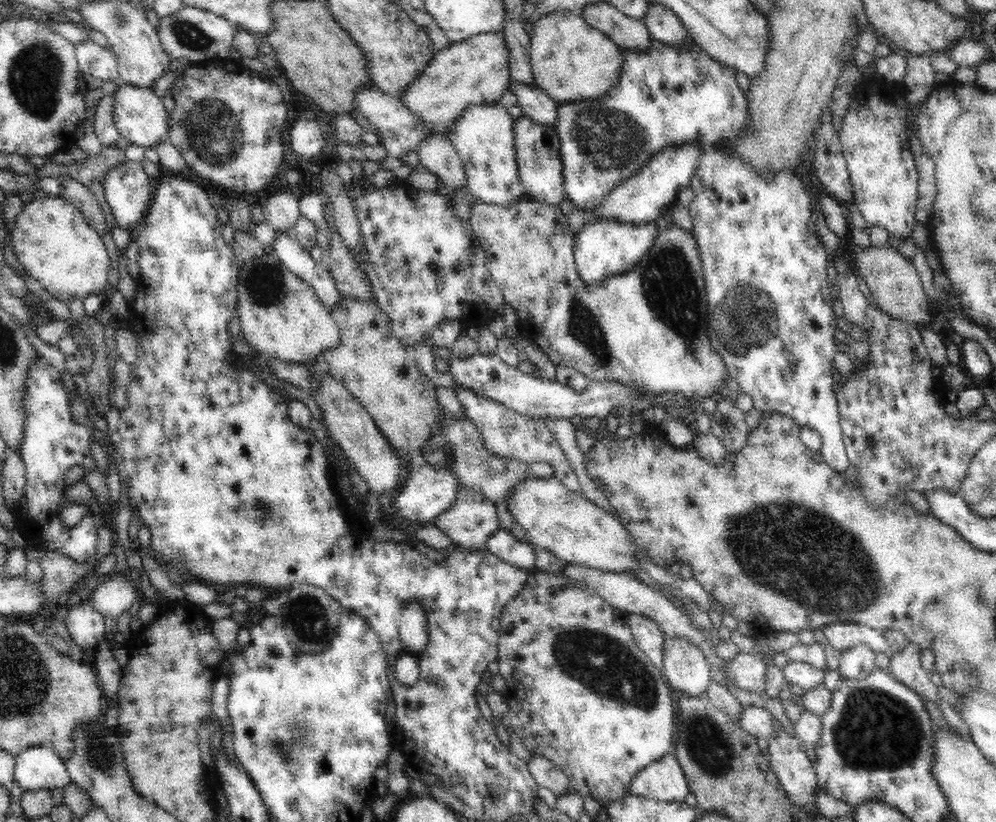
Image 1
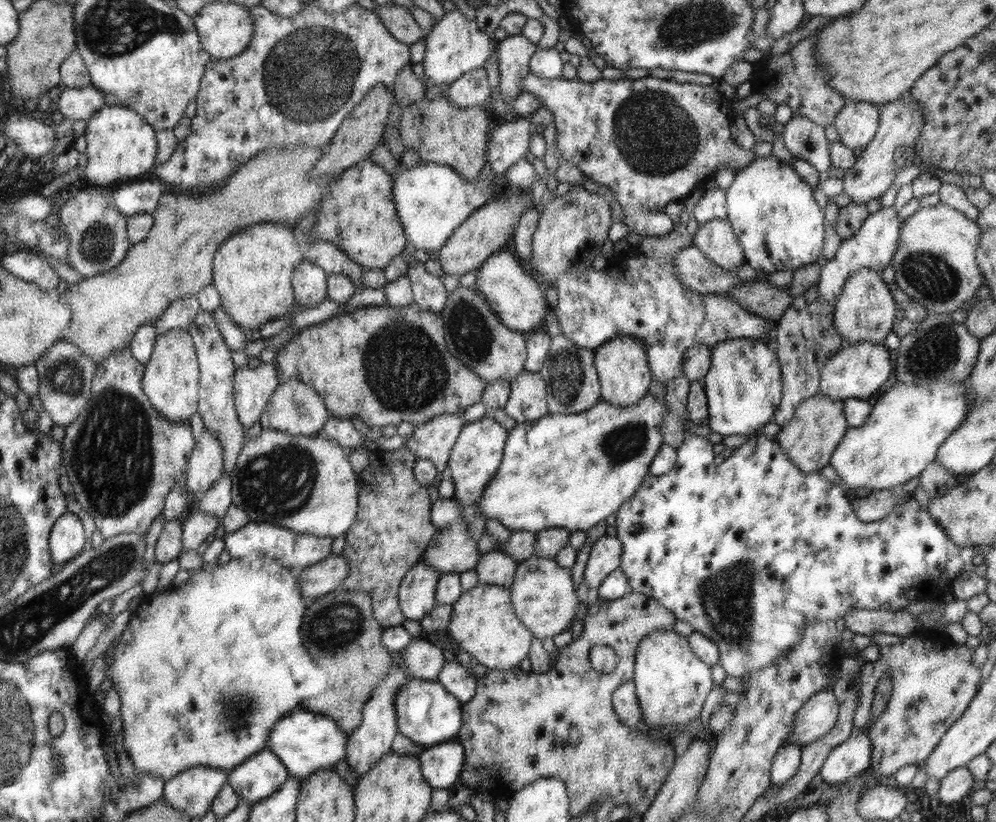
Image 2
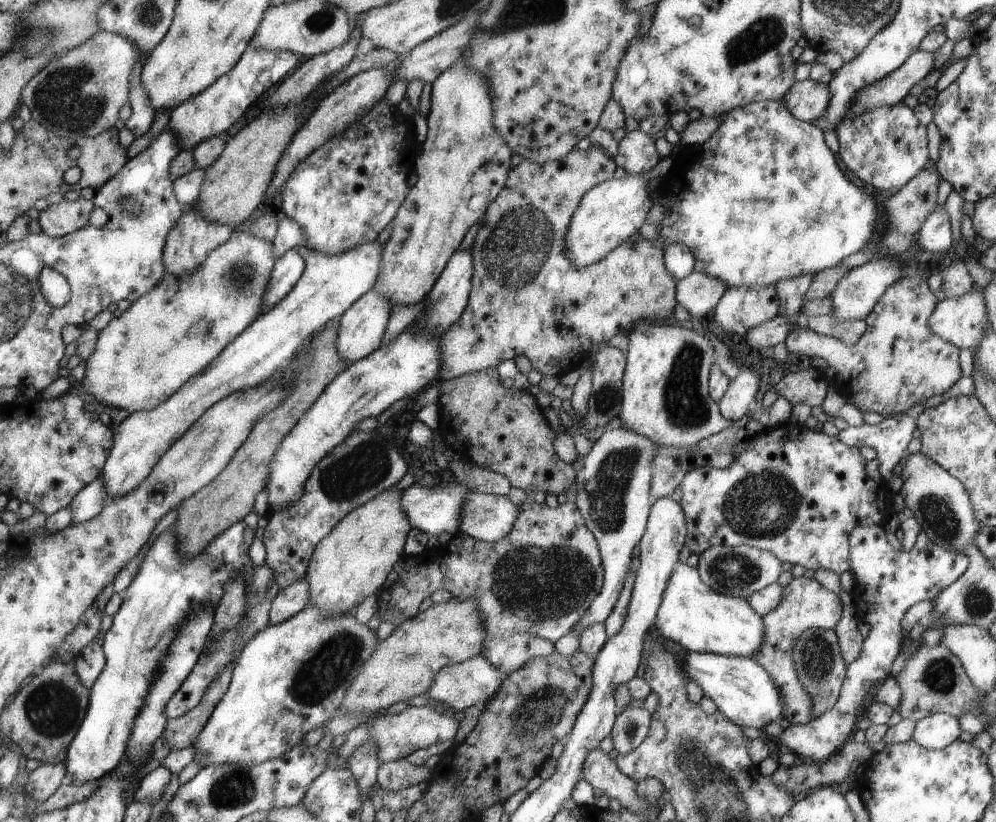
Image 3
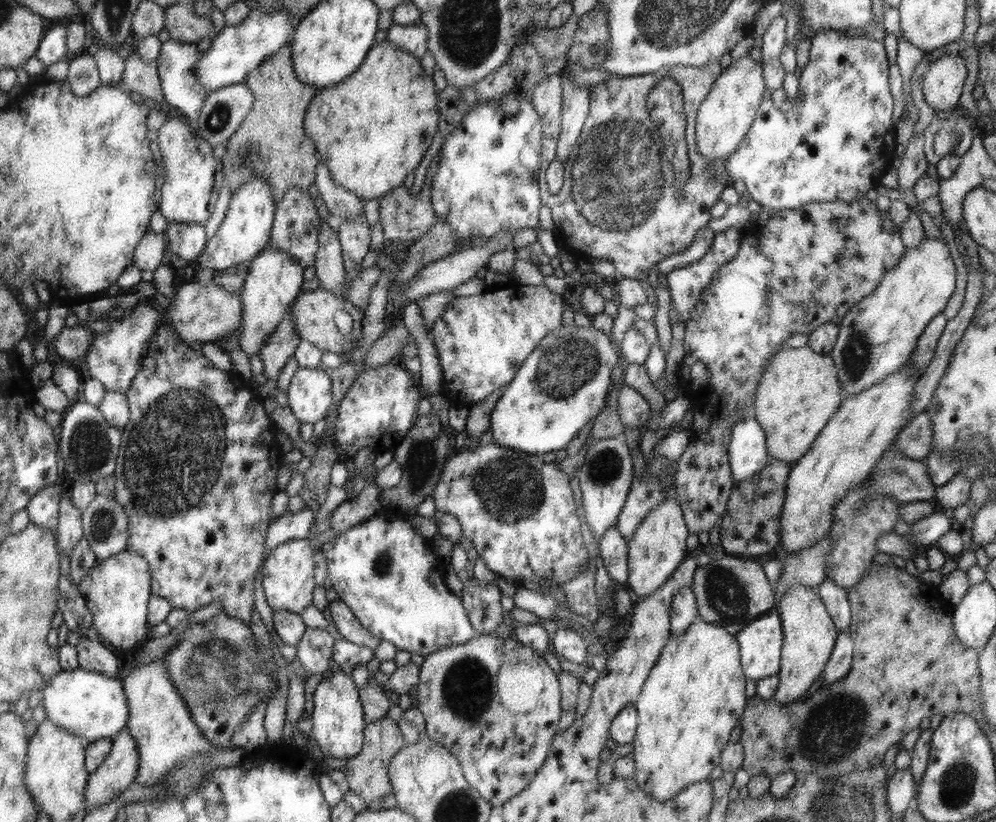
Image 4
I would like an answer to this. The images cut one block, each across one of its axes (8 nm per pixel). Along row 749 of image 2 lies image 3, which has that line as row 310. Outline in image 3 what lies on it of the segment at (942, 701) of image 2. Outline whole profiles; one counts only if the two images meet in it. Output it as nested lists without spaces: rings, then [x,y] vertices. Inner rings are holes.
[[[925,276],[900,278],[886,288],[872,307],[865,318],[866,332],[856,344],[846,346],[837,338],[812,332],[802,325],[789,332],[785,345],[796,357],[824,358],[828,366],[836,369],[836,382],[848,383],[854,393],[852,402],[861,411],[878,413],[882,418],[896,416],[930,396],[944,394],[962,377],[961,348],[929,327],[938,302]]]

